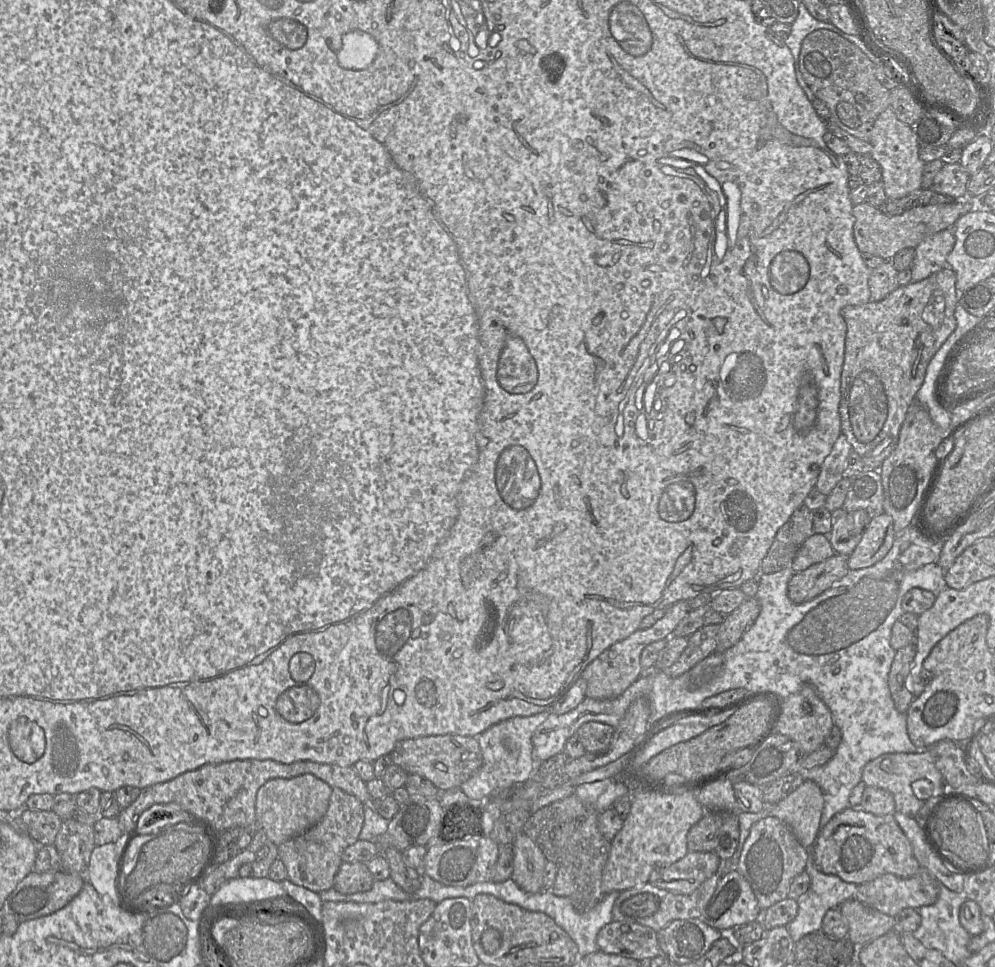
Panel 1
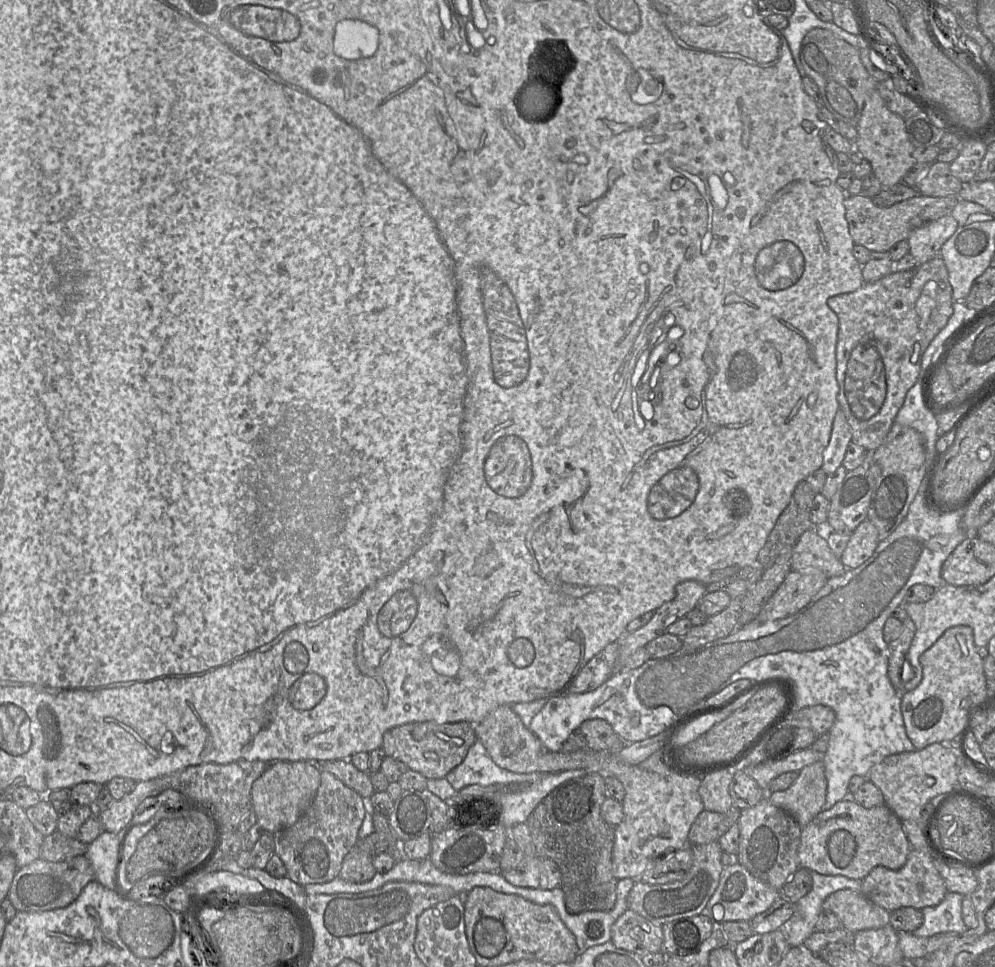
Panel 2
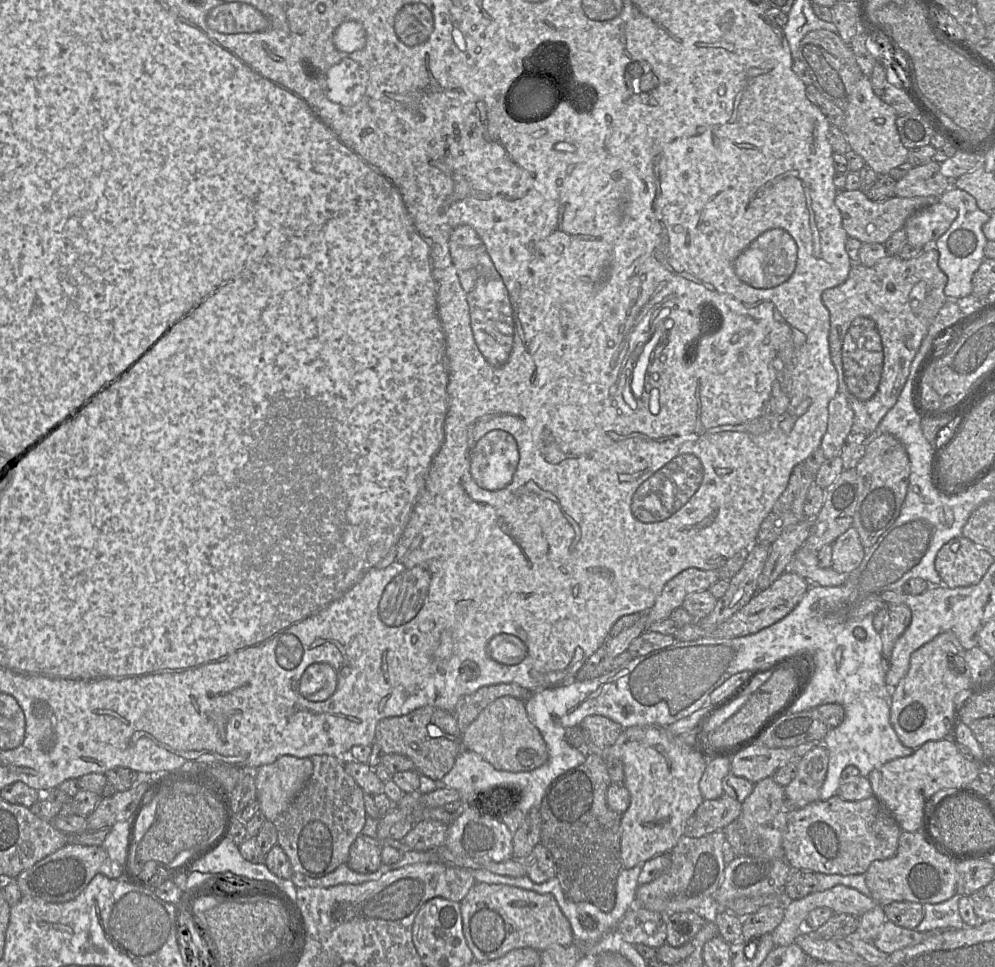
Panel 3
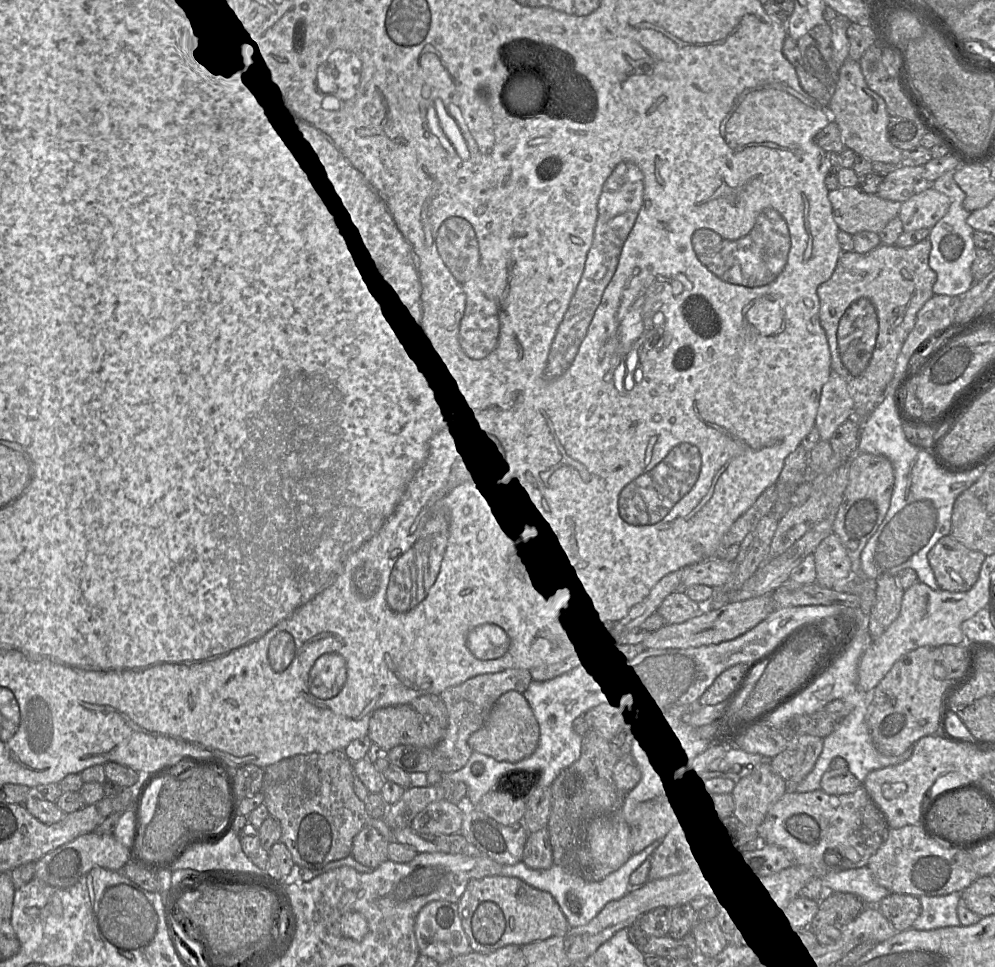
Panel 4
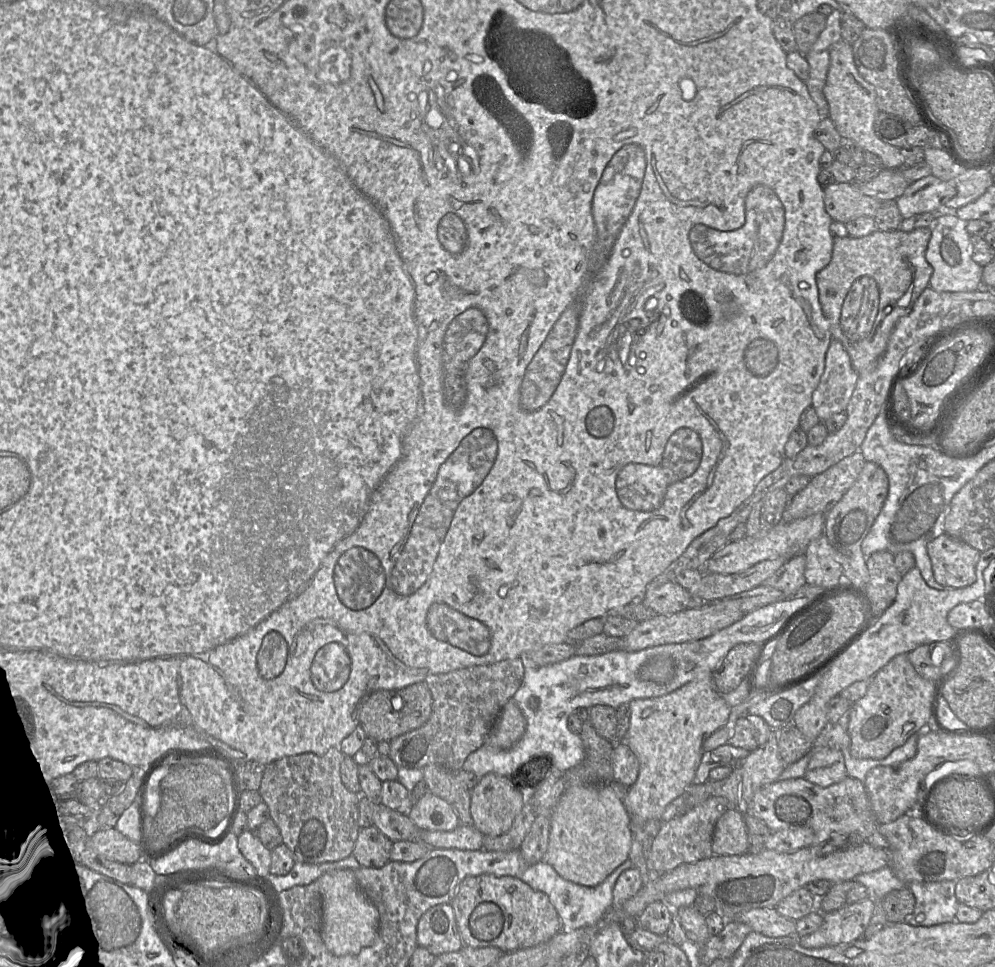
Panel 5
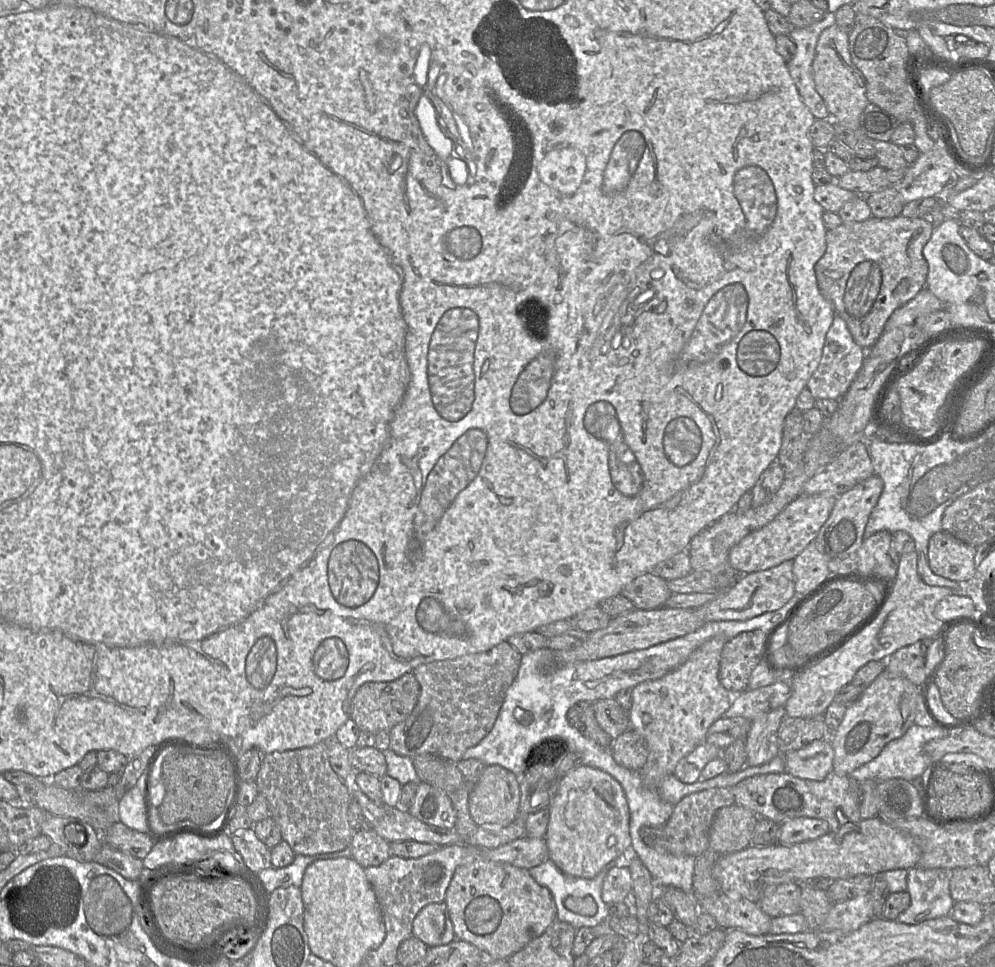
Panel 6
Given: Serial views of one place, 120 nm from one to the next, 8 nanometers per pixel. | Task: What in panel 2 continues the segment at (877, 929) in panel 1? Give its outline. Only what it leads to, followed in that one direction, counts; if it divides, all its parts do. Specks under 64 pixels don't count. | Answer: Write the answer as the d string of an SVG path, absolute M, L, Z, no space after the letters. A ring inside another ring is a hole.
M851 889L838 890L829 895L823 902L822 909L834 913L842 927L853 933L882 928L890 923L889 911L869 900L861 892Z

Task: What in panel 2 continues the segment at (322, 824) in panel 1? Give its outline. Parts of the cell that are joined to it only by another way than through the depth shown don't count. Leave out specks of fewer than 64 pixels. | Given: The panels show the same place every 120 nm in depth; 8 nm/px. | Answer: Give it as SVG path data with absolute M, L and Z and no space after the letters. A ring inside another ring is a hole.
M327 771L320 775L320 786L311 805L294 825L274 833L275 854L282 860L287 877L302 887L327 883L339 876L344 857L359 841L358 831L366 814L365 800L358 793Z

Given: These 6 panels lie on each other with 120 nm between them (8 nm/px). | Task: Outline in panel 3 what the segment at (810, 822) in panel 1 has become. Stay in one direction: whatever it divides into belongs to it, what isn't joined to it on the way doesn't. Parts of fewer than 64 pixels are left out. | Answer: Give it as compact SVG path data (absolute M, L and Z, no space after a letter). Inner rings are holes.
M820 743L798 760L795 778L784 787L794 809L803 808L819 800L828 768L828 751Z

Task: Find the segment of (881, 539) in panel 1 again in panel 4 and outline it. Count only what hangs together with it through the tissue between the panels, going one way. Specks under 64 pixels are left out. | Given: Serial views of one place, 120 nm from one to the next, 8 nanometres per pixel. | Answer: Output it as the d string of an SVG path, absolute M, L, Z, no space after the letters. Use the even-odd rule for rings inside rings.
M835 533L827 536L813 552L816 567L816 583L832 588L837 580L850 576L851 561Z

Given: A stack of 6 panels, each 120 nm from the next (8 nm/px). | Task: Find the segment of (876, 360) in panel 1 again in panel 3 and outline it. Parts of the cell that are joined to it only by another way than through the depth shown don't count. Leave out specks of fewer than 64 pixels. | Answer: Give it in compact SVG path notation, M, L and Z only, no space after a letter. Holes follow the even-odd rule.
M934 245L923 248L921 253L912 259L902 259L898 255L887 255L886 257L878 260L873 266L866 267L861 263L854 263L848 278L844 283L839 286L826 289L822 292L821 299L824 306L827 308L830 317L830 330L829 330L829 349L831 361L838 374L838 392L845 395L851 409L854 413L854 421L852 432L863 434L867 437L872 437L876 434L877 428L888 413L888 411L896 404L904 385L908 379L911 364L919 351L923 339L927 335L928 329L933 320L937 316L939 310L947 301L944 293L944 288L947 283L947 276L943 273L938 265L939 253Z

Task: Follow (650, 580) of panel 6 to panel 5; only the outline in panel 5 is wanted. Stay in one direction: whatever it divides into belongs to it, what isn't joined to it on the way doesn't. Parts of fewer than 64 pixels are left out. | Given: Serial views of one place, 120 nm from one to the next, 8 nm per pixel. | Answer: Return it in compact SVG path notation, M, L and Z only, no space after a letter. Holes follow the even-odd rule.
M669 581L654 589L649 589L648 585L642 603L657 614L670 615L689 608L691 597L682 585Z

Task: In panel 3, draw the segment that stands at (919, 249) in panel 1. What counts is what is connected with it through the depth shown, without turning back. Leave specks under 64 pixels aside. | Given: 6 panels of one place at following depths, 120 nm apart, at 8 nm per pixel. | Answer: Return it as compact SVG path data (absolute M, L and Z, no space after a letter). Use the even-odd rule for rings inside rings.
M941 201L914 212L904 225L907 242L921 248L934 245L956 217L957 211Z

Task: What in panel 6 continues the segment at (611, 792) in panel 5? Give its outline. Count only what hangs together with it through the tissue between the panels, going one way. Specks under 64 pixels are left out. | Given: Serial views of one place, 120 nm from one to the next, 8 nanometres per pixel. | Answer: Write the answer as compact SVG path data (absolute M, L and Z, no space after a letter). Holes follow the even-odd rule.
M579 764L560 779L558 790L549 805L550 817L545 836L549 860L567 876L574 878L593 879L605 866L622 859L631 852L629 834L630 813L624 791L609 774Z

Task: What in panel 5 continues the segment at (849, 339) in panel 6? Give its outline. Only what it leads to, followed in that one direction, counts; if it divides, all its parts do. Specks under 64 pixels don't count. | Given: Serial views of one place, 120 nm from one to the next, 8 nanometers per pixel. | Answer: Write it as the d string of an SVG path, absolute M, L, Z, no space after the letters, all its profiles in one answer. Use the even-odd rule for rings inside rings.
M832 338L826 352L824 372L812 393L812 407L820 422L846 411L858 378L848 352L841 342Z

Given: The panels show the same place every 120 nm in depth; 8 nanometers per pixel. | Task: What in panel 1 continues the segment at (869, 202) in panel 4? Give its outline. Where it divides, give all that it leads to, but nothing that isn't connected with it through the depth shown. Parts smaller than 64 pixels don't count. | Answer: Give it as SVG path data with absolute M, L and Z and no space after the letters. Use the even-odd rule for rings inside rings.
M970 199L955 200L947 204L918 206L900 215L887 216L878 207L863 202L853 207L855 242L862 253L891 260L900 250L915 248L926 237L945 229L953 229L958 218L976 206L975 201Z

